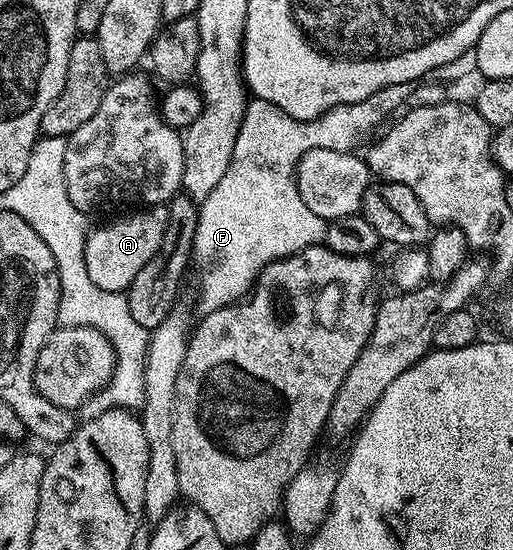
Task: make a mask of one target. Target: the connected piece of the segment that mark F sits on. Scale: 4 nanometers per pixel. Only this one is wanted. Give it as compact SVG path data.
M405 83L388 85L372 93L372 97L364 97L364 101L333 107L321 119L309 119L306 123L288 117L288 113L263 99L251 98L247 102L240 133L236 137L236 149L232 149L228 173L224 173L216 189L212 189L212 193L201 200L198 207L193 254L196 259L210 263L210 267L202 271L202 299L206 302L206 311L215 311L239 302L257 283L258 275L267 265L278 259L287 259L289 255L295 255L306 247L317 247L325 240L327 220L316 217L316 213L304 205L304 197L300 197L296 178L298 162L304 153L312 149L353 152L357 148L354 146L364 142L366 135L372 134L393 111L401 112L407 106L406 91L408 87Z

